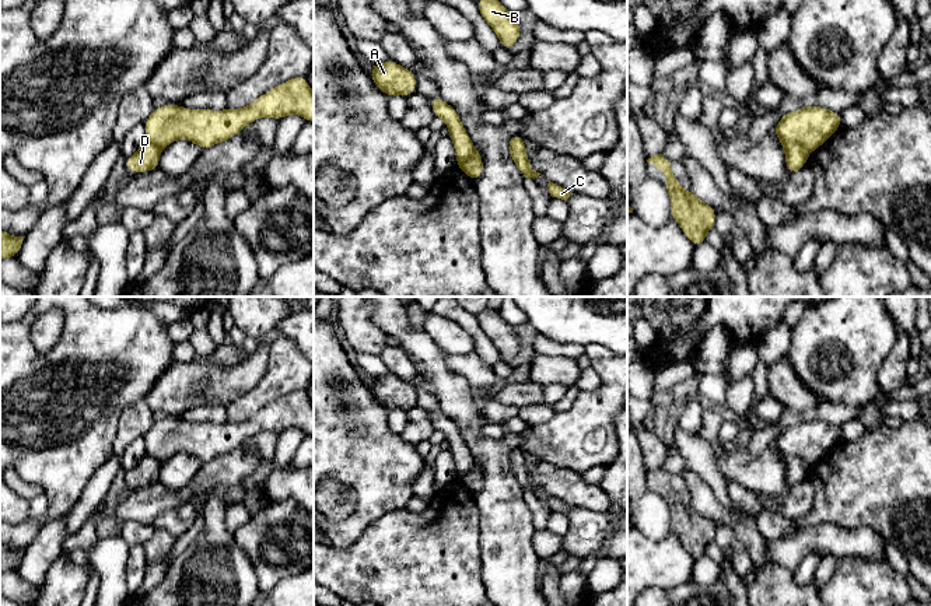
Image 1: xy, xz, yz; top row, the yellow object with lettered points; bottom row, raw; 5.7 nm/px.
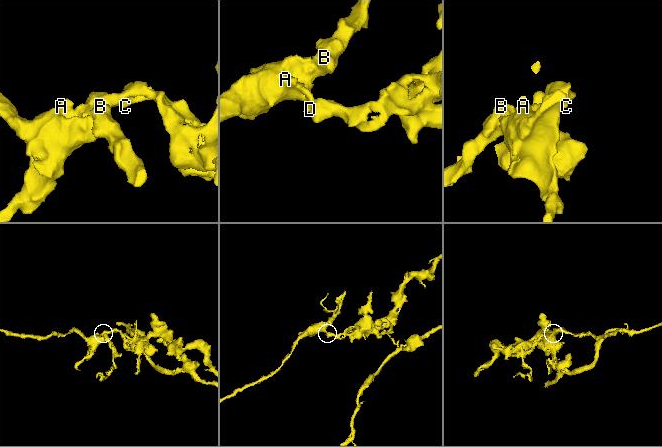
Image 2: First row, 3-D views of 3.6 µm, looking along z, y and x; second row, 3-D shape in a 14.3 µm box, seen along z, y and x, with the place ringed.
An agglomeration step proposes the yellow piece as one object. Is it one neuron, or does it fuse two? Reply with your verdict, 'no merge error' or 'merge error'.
merge error

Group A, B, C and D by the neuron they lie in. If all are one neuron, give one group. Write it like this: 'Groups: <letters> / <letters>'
Groups: A B D / C

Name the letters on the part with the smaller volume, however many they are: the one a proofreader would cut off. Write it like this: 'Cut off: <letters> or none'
Cut off: A, B, D

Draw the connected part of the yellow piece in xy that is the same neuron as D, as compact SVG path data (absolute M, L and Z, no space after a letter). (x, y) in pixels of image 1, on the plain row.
M146 455L133 469L126 472L126 481L132 486L150 486L160 480L160 467L158 459Z

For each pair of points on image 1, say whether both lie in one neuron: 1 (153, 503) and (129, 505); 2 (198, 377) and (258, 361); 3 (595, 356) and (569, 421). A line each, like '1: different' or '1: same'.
1: same
2: same
3: same

